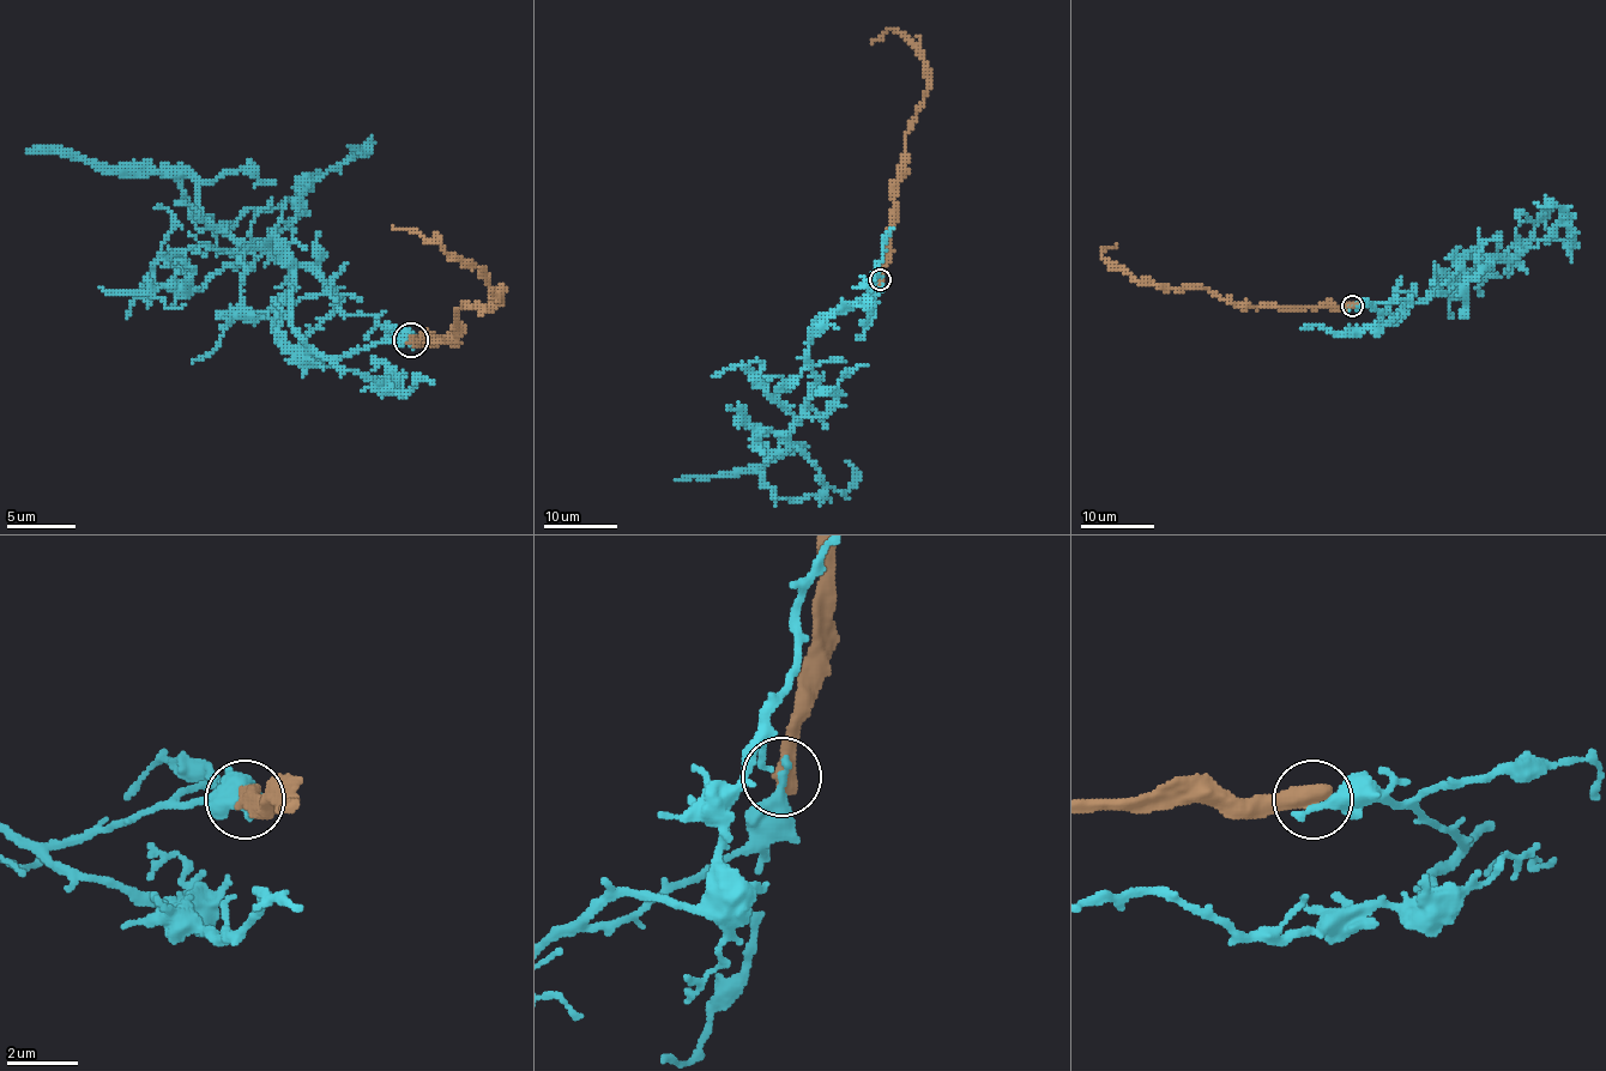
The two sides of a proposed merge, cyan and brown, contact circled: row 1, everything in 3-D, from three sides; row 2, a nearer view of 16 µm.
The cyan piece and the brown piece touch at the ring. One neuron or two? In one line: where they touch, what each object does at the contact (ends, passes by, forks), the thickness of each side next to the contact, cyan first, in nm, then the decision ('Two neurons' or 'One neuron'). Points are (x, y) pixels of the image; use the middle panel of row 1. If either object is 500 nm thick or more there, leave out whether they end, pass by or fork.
Place: (880, 279). Thickness 400 nm (cyan) against 600 nm. Two neurons

